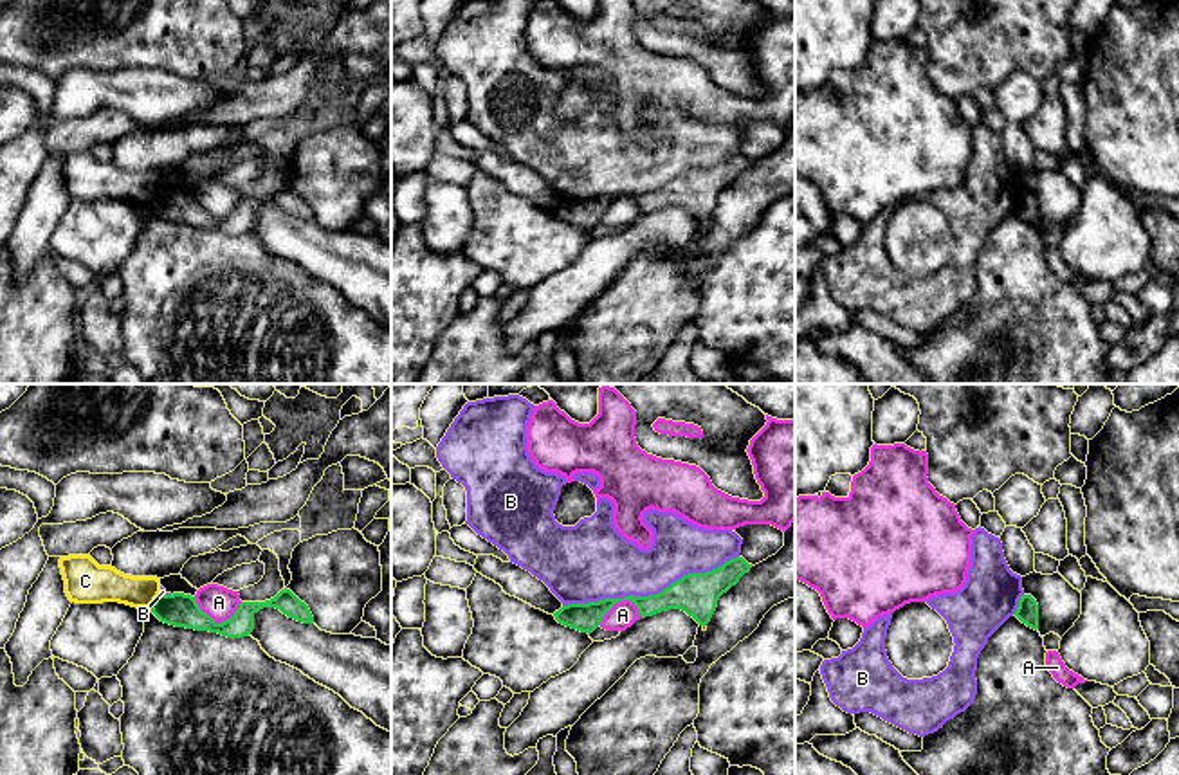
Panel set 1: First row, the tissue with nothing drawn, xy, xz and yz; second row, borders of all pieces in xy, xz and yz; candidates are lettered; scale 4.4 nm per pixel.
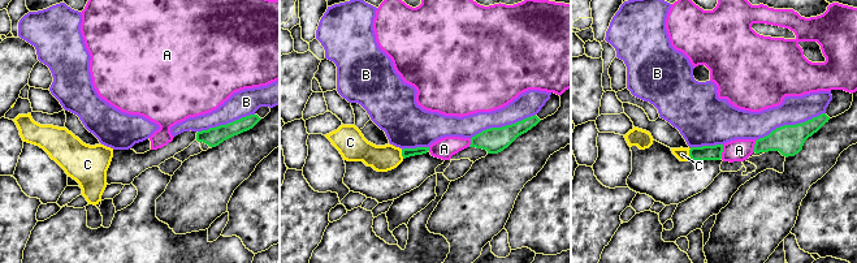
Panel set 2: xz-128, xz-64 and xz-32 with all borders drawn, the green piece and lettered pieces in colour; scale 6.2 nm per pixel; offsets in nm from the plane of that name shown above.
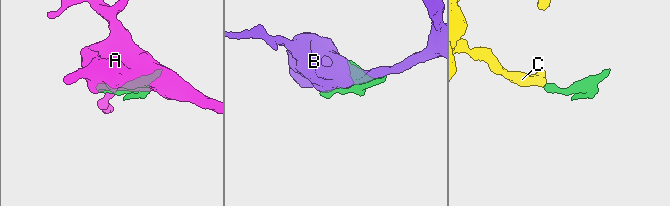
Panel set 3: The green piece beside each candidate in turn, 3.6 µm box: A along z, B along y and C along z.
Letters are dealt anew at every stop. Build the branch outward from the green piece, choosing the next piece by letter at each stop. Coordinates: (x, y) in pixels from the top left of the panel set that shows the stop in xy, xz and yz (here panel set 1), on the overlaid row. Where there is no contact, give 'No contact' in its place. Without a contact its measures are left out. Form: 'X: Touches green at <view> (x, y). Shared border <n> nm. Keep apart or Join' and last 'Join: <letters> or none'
A: Touches green at xy (215, 622). Shared border 220 nm. Keep apart
B: Touches green at xz (649, 595). Shared border 800 nm. Keep apart
C: Touches green at xy (155, 601). Shared border 70 nm. Keep apart
Join: none

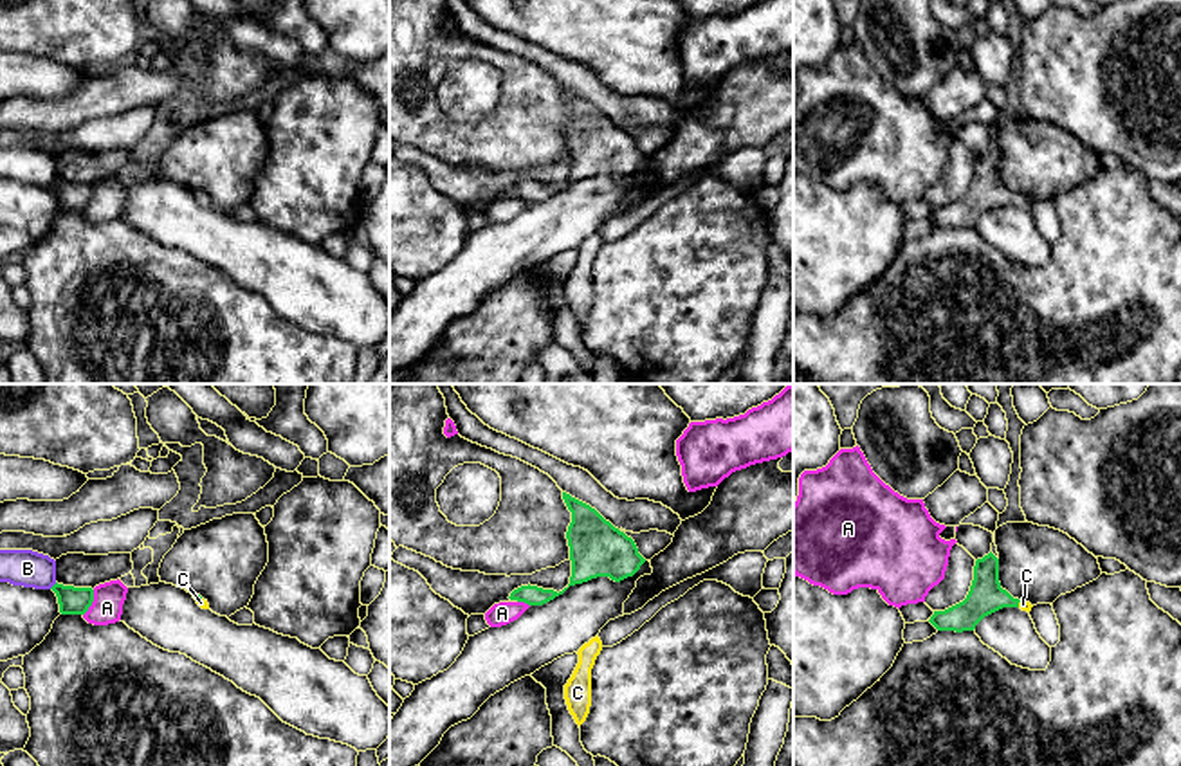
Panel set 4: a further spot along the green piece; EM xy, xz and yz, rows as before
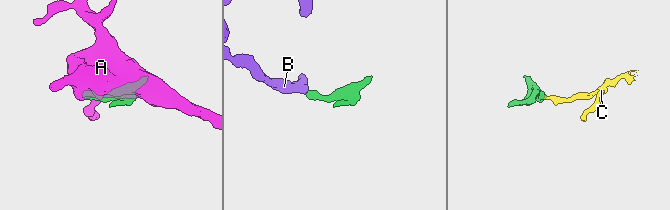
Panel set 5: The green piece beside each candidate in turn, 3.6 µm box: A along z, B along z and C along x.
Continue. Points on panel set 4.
A: Touches green at xy (92, 601). Shared border 130 nm. Keep apart
B: Touches green at xy (54, 584). Shared border 50 nm. Keep apart
C: Touches green at yz (1017, 604). Shared border 40 nm. Join
Join: C

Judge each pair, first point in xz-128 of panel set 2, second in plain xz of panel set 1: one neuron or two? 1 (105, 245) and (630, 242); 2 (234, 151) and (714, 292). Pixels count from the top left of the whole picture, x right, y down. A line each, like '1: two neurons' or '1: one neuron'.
1: two neurons
2: two neurons

